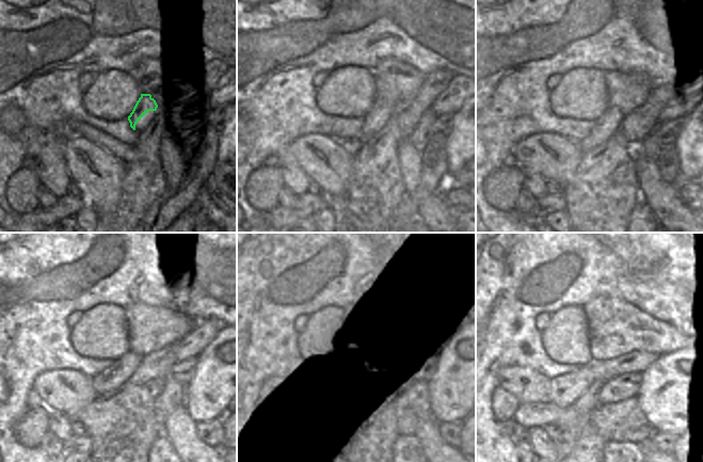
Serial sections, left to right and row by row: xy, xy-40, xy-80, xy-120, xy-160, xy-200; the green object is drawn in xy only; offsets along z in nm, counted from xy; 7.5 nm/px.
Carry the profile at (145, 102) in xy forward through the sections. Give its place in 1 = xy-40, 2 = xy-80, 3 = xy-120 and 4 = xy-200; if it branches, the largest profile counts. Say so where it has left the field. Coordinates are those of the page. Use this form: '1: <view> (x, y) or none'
1: xy-40 (380, 107)
2: xy-80 (603, 129)
3: xy-120 (122, 369)
4: xy-200 (566, 389)

